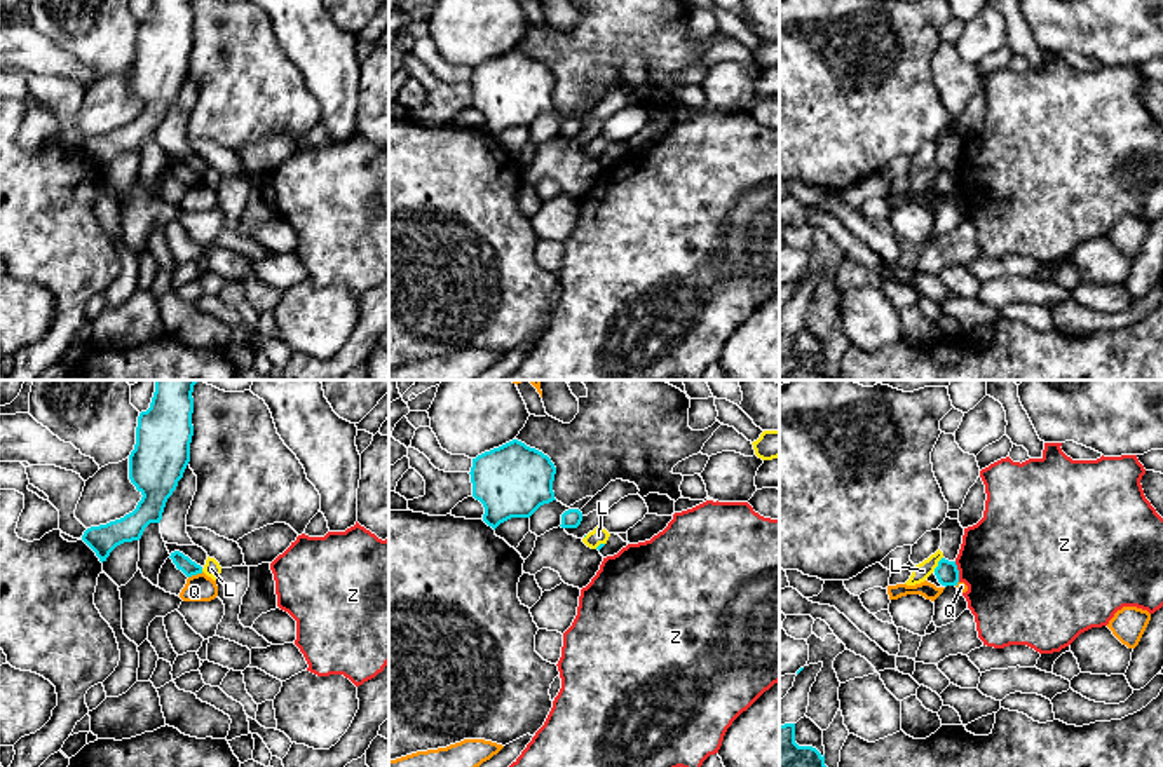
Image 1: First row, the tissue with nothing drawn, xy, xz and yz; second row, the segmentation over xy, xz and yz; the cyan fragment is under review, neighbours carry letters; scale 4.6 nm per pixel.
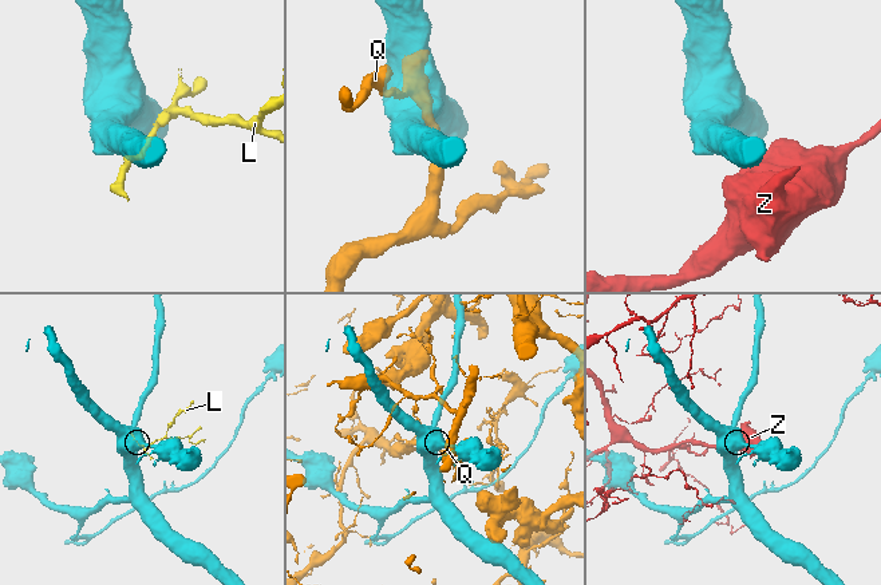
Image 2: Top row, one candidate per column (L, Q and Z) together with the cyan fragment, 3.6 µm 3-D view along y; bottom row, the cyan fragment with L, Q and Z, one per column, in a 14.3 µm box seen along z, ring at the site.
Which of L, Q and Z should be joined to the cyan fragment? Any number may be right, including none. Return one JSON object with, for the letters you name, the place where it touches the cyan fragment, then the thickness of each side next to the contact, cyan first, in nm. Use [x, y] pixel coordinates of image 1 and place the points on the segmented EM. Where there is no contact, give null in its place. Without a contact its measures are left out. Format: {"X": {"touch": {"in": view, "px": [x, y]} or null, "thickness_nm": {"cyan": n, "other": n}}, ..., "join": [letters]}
{"join": []}

